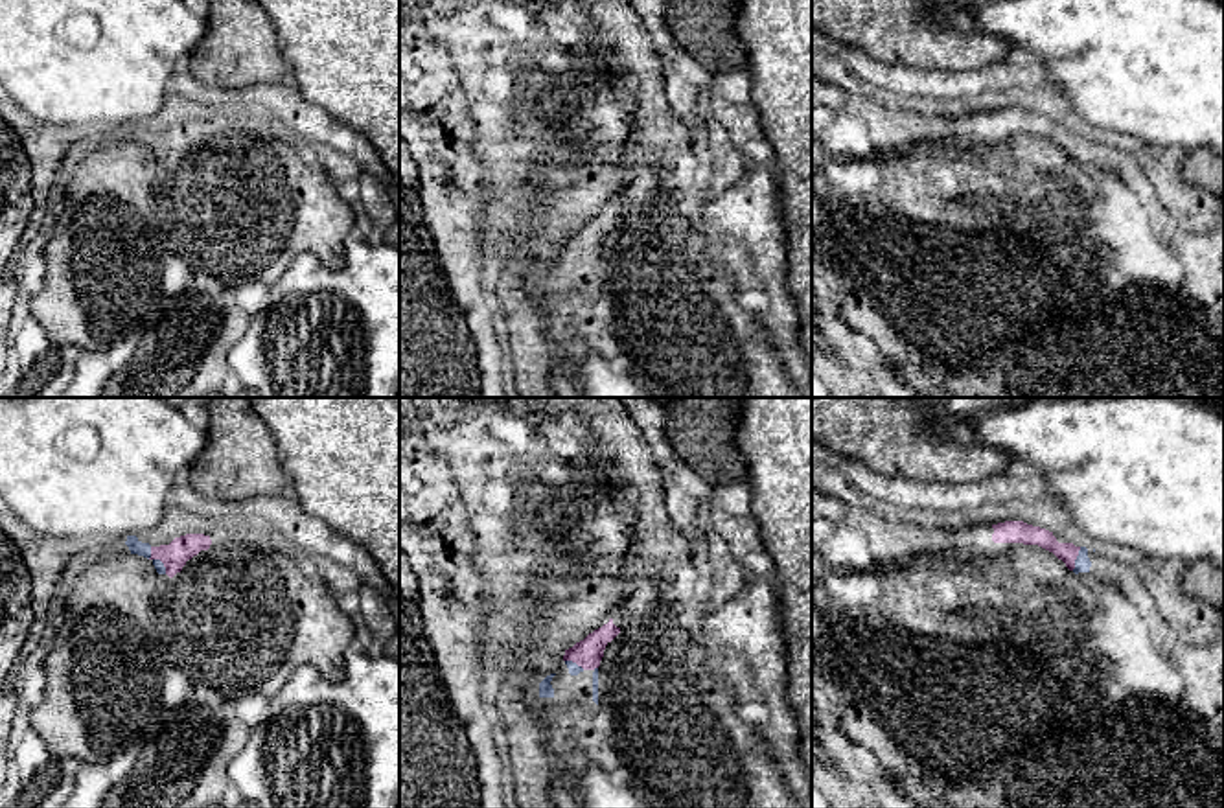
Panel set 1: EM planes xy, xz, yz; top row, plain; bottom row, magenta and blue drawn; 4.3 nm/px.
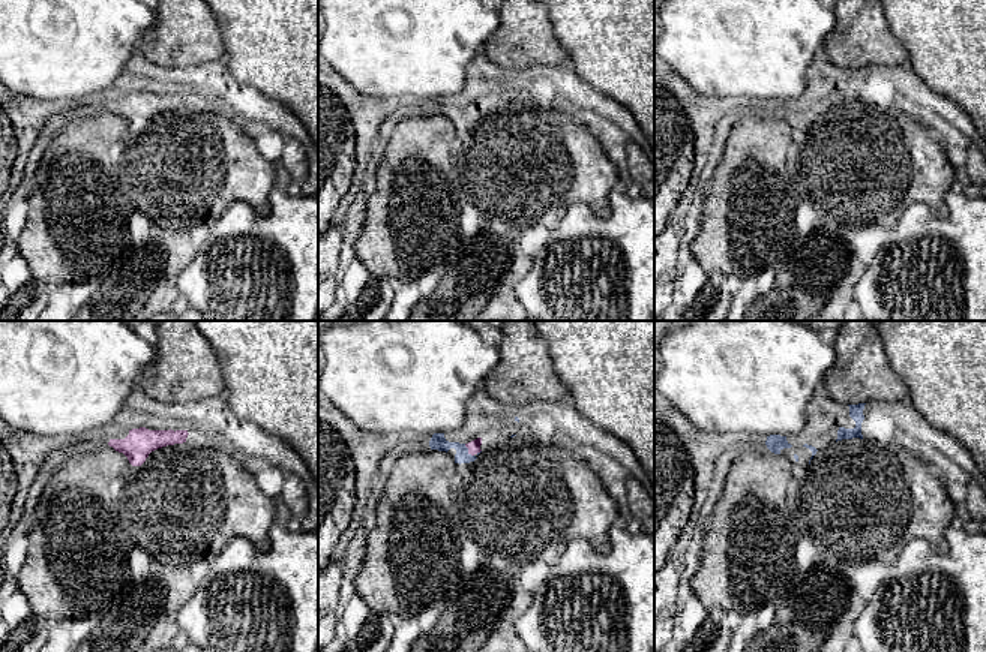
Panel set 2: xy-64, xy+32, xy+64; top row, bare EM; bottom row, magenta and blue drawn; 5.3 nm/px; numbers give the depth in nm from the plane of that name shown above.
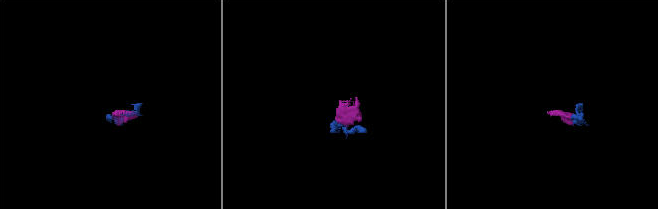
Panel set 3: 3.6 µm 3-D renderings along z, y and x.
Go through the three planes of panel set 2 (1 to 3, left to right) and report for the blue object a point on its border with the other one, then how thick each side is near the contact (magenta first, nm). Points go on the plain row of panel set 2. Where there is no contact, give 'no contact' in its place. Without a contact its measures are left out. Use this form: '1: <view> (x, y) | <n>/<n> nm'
1: no contact
2: xy+32 (468, 114) | 70/80 nm
3: no contact

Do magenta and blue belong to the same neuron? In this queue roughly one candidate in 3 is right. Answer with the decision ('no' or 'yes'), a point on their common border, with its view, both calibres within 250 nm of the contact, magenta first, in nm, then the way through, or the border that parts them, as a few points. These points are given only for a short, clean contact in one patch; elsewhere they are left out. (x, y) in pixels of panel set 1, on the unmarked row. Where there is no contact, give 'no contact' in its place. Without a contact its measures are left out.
yes; meets magenta in yz at (1075, 146); 90 nm thick on the magenta side, 70 nm on the other

